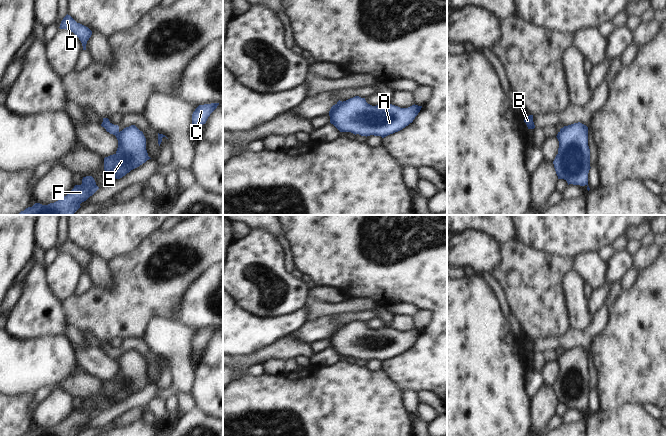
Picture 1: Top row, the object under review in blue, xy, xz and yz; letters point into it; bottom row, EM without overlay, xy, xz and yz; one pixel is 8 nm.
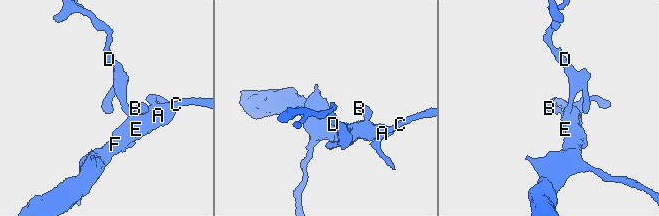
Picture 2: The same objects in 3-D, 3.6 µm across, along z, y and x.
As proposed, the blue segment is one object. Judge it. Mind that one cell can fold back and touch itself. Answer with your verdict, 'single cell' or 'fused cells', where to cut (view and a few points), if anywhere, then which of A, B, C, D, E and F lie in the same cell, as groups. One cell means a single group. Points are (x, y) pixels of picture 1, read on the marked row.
fused cells; cut xy (119, 132), (115, 135); groups A B C E F / D

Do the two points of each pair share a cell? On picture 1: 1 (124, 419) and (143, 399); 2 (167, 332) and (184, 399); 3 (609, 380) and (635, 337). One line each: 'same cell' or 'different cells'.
1: different cells
2: different cells
3: same cell

